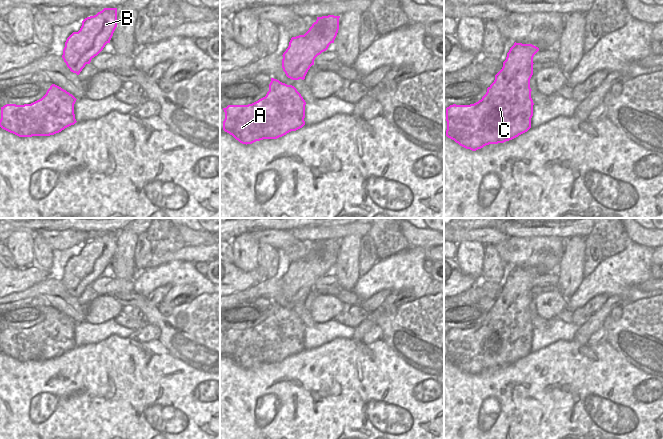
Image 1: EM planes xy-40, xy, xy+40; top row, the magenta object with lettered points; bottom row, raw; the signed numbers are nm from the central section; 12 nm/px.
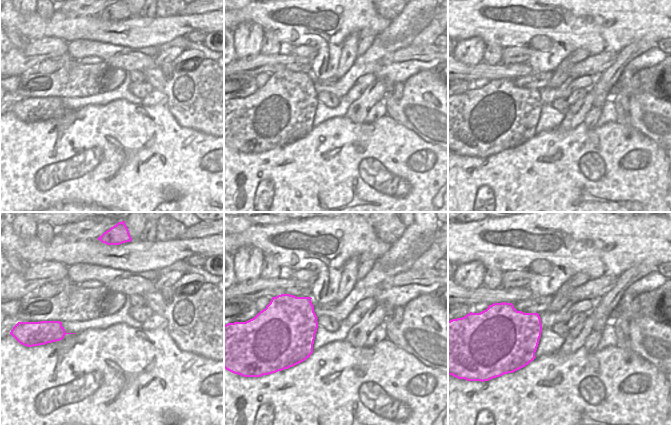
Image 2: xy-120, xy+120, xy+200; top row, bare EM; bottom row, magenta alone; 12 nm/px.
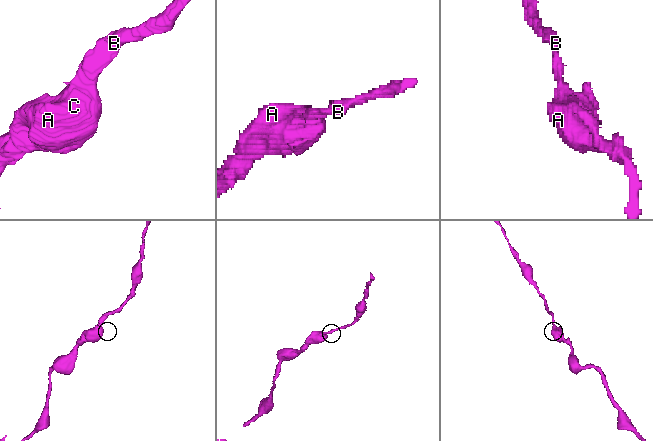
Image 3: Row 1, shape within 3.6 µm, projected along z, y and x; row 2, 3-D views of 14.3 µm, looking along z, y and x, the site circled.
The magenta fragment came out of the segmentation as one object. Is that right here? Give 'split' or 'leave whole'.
leave whole

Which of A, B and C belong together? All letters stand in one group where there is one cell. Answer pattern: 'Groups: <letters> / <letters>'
Groups: A B C

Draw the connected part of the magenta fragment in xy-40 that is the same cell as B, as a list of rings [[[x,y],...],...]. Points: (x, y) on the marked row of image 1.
[[[104,8],[94,16],[85,18],[78,32],[73,32],[66,40],[62,58],[71,72],[80,74],[86,64],[97,56],[113,36],[117,27],[117,8]]]

